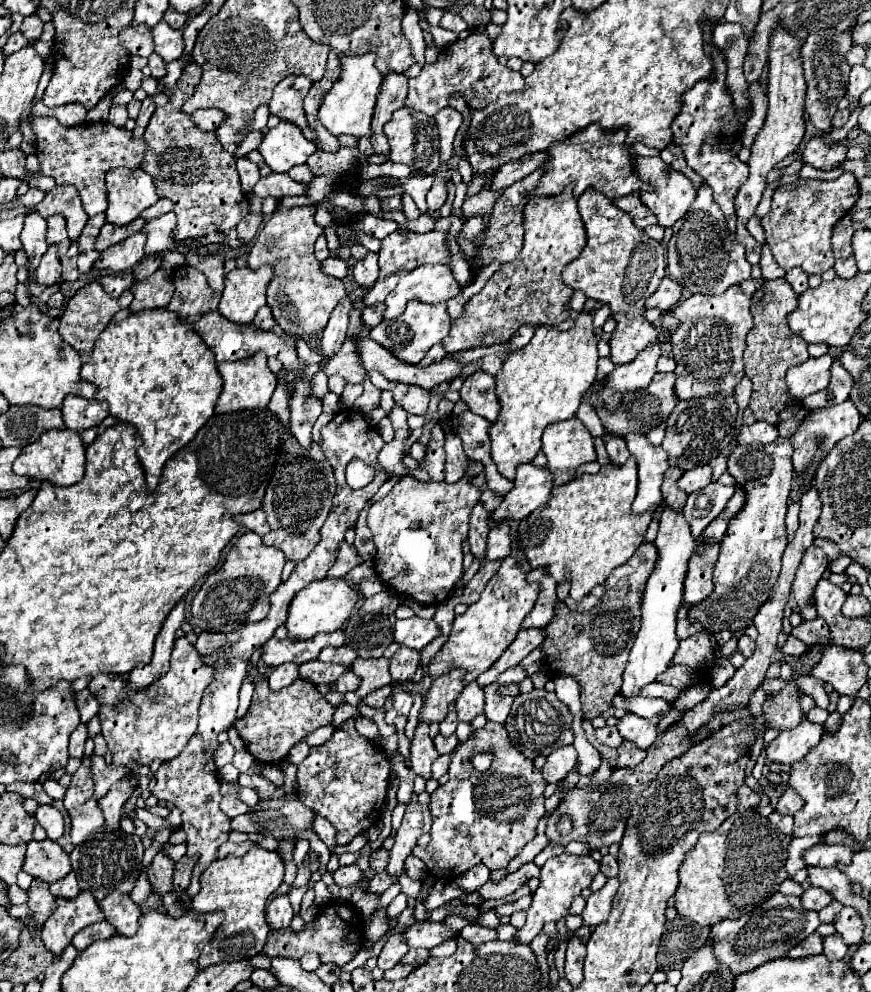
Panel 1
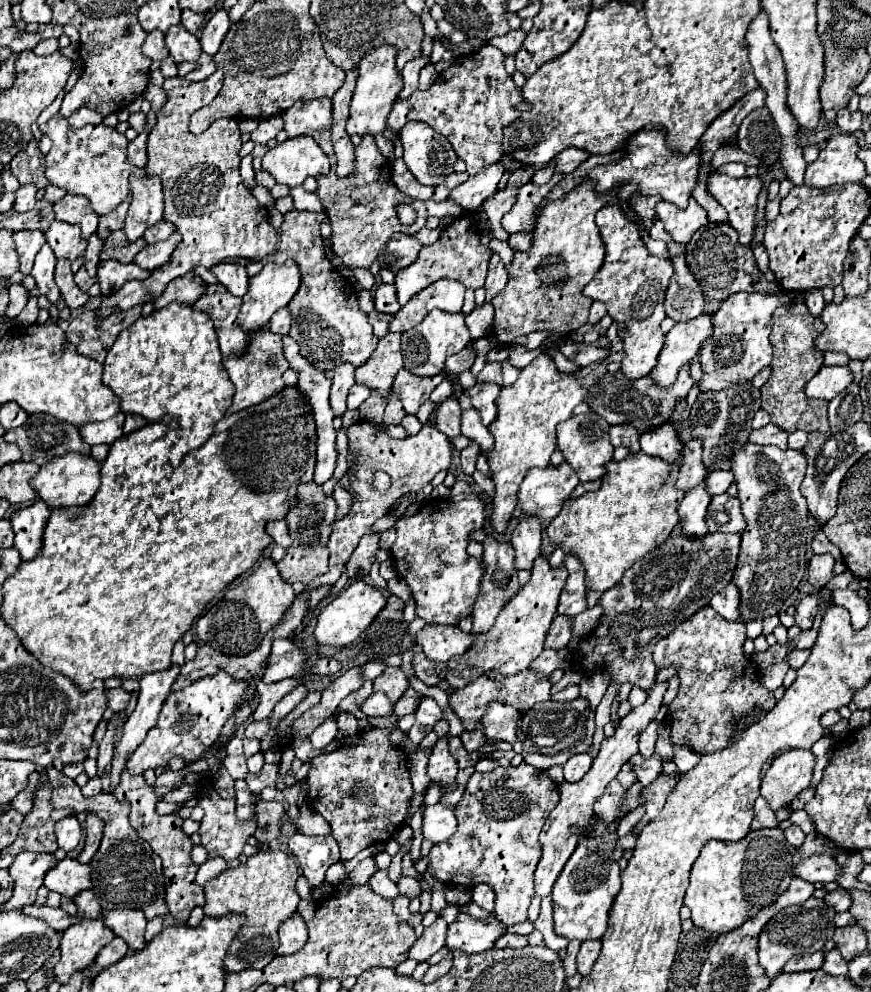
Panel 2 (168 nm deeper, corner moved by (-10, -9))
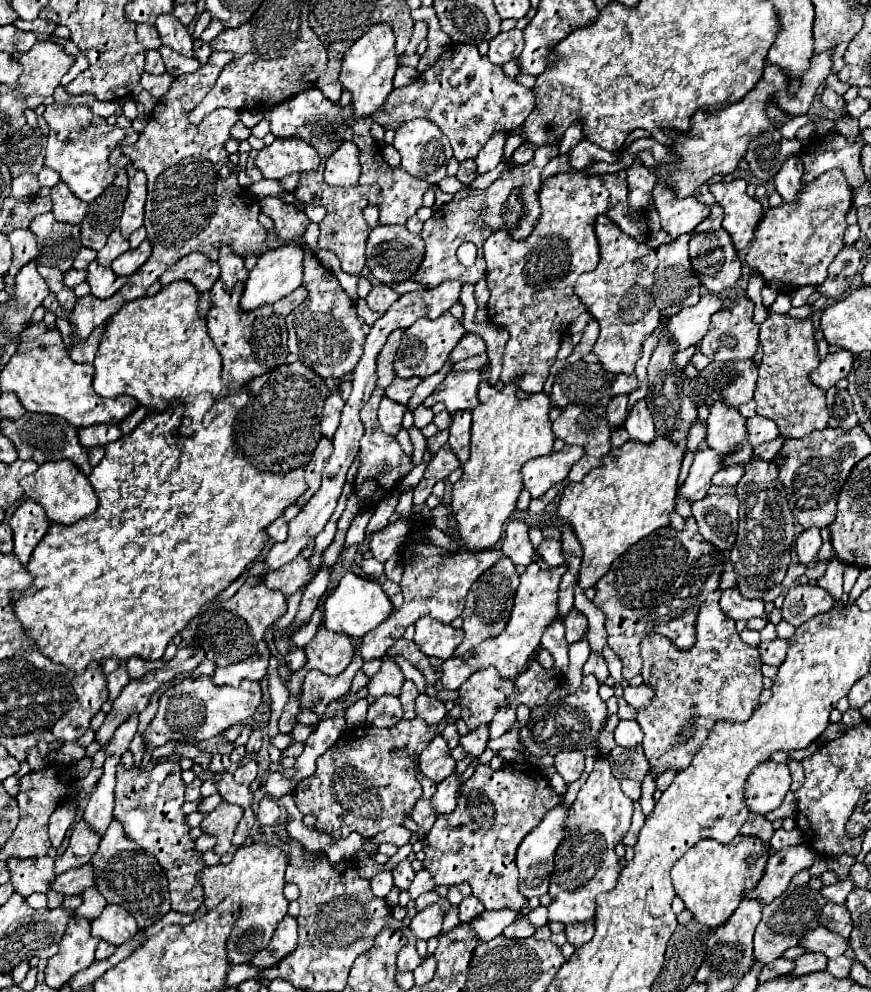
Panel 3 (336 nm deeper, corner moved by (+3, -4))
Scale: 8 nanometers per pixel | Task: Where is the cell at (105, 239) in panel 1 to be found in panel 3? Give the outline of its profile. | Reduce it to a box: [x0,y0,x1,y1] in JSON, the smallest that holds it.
[97,230,129,266]

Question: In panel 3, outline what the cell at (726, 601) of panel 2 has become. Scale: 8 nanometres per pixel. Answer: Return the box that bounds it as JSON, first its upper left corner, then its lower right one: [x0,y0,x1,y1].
[719,590,765,620]

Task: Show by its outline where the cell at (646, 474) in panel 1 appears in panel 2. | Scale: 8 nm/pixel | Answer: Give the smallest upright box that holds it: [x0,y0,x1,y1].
[640,425,682,465]

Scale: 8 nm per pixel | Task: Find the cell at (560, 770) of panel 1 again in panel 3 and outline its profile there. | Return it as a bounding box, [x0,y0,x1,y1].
[555,752,585,782]

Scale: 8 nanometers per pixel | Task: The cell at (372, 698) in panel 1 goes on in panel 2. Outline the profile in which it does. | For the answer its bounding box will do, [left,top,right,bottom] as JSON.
[394,689,418,717]

